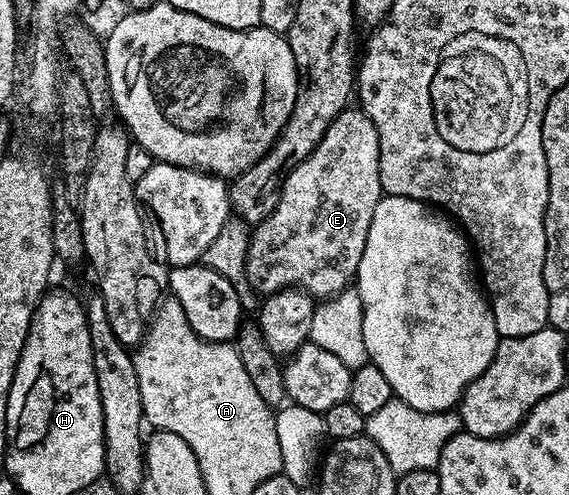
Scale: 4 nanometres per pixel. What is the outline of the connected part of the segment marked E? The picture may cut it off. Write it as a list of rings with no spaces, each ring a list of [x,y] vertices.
[[[346,107],[327,126],[327,134],[323,134],[319,146],[289,171],[272,214],[252,229],[246,274],[253,291],[270,294],[284,288],[302,288],[314,298],[328,298],[346,291],[356,281],[359,258],[363,258],[363,246],[367,246],[367,230],[371,230],[371,218],[375,218],[375,206],[379,206],[382,195],[375,122],[360,107]]]

